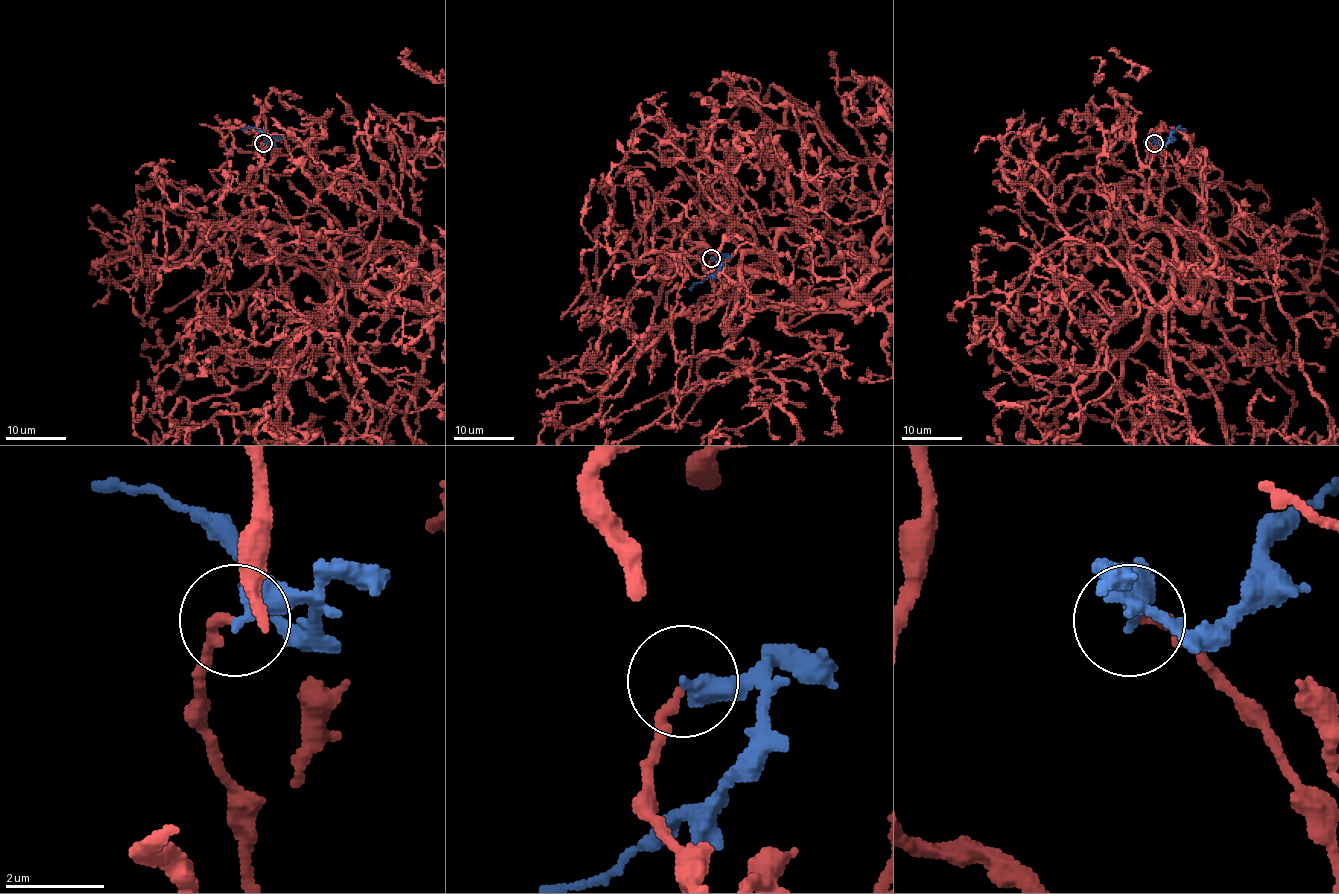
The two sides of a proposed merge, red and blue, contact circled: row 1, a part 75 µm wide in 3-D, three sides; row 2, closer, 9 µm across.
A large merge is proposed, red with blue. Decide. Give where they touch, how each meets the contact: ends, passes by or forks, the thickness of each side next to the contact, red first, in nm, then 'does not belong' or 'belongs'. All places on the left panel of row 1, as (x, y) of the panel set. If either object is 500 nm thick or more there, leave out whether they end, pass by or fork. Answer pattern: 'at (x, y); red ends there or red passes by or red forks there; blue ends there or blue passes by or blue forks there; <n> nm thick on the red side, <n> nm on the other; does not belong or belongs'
at (263, 143); red ends there; blue passes by; 200 nm thick on the red side, 280 nm on the other; belongs

